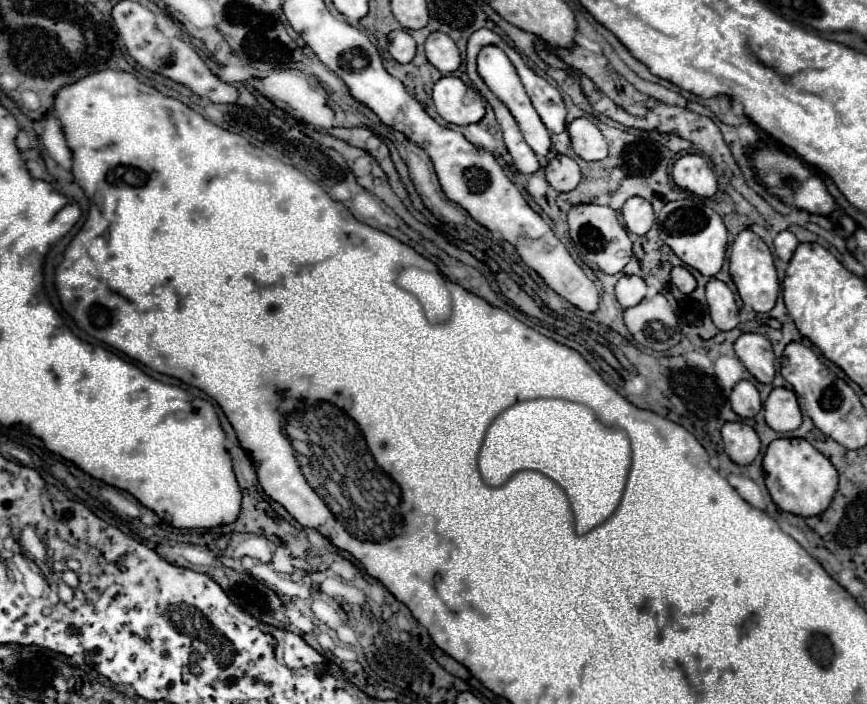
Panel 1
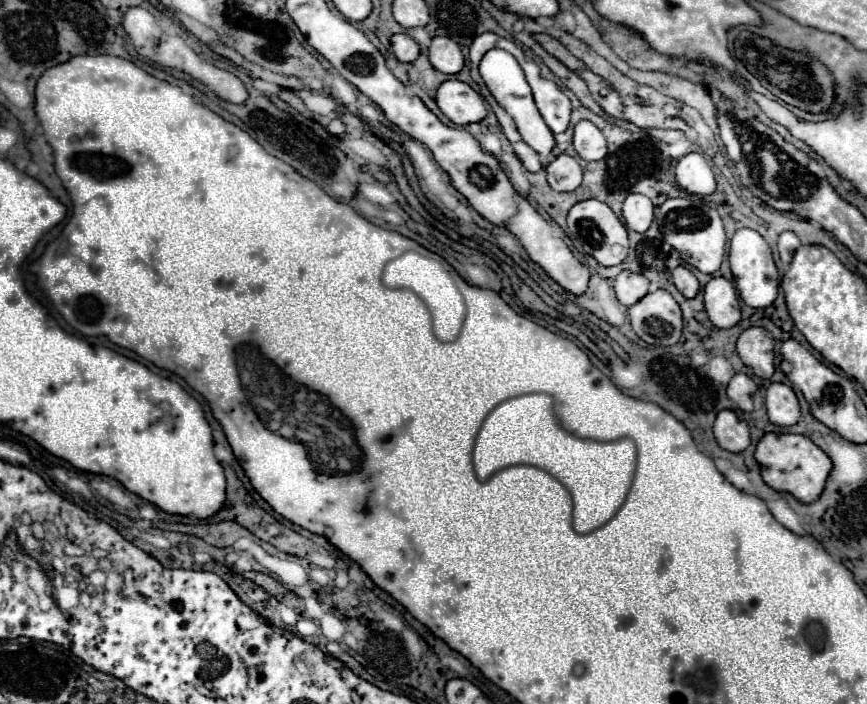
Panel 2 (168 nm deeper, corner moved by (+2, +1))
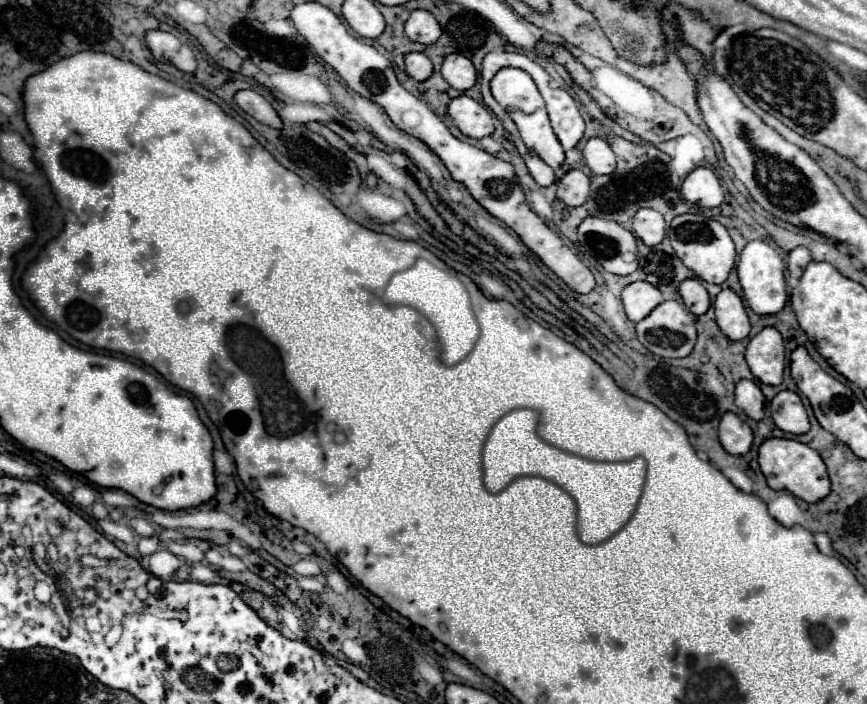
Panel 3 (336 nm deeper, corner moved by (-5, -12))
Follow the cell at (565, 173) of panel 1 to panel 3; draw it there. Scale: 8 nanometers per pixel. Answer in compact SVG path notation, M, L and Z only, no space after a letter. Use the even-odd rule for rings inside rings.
M570 170L562 180L558 180L556 196L566 206L582 206L588 200L590 178L582 170Z

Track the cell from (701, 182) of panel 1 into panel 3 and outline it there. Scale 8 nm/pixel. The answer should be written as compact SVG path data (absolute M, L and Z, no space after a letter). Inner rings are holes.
M710 168L692 170L682 182L680 193L684 200L700 208L716 208L724 200L724 190L718 176Z

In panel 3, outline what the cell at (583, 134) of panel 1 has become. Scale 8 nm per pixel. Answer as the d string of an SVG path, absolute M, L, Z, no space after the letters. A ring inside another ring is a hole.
M590 138L586 142L584 160L592 174L612 174L616 170L616 156L602 138Z

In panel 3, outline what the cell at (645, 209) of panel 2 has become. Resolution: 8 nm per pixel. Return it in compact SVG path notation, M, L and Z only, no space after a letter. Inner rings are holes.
M642 208L634 216L634 234L646 244L646 246L656 246L662 242L666 234L666 224L660 212L652 208Z

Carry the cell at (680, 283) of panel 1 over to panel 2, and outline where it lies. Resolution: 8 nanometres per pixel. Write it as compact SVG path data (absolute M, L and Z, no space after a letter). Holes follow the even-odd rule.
M677 267L673 271L673 283L675 287L685 295L685 297L695 297L699 291L699 281L695 279L695 275L687 269L687 267Z

